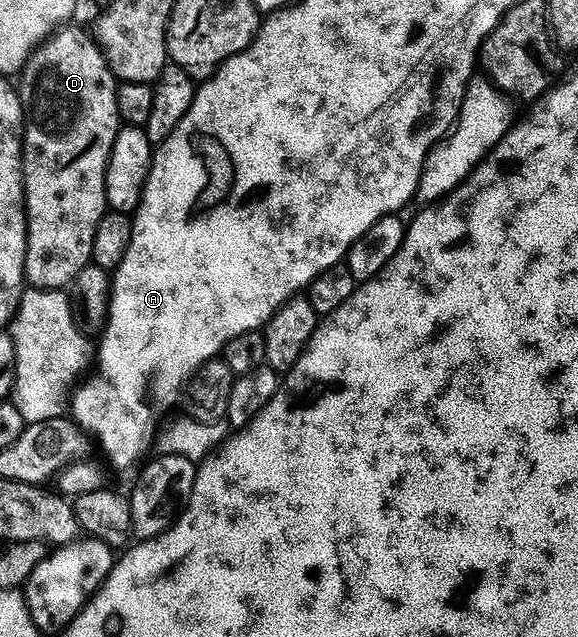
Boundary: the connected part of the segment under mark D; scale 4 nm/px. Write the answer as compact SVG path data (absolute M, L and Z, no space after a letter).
M72 26L58 31L35 60L40 76L36 79L24 140L24 195L28 201L28 256L24 273L27 282L42 291L68 289L92 263L98 225L110 211L106 173L114 141L122 130L116 92L118 80L89 32L87 35Z

